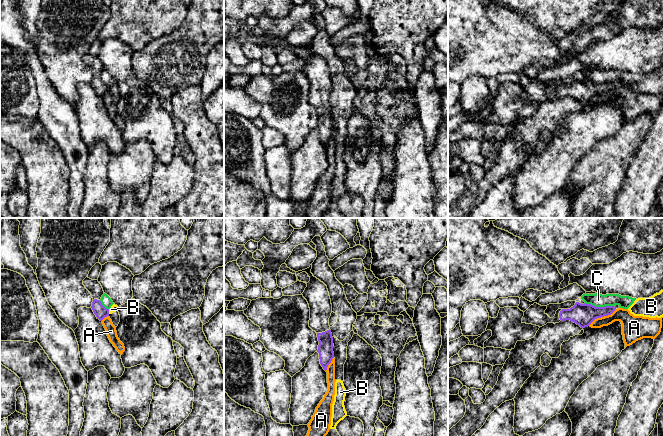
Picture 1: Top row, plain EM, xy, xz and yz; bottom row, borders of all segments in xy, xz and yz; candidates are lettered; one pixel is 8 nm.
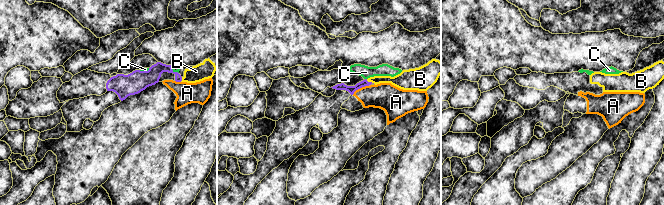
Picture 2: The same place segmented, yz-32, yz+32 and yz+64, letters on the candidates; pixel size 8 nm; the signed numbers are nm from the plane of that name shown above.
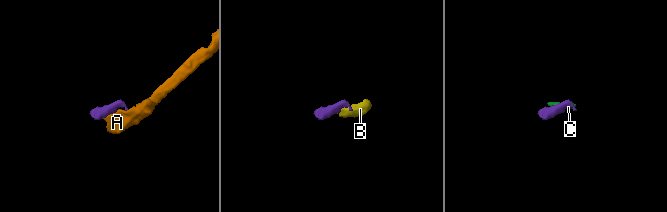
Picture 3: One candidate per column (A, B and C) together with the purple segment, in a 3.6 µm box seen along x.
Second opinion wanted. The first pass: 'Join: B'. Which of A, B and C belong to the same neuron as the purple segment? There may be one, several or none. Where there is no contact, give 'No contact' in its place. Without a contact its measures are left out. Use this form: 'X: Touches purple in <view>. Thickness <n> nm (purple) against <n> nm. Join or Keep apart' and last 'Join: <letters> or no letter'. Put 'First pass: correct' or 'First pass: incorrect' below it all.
A: Touches purple in yz. Thickness 180 nm (purple) against 150 nm. Keep apart
B: Touches purple in xy. Thickness 100 nm (purple) against 50 nm. Keep apart
C: Touches purple in yz. Thickness 180 nm (purple) against 110 nm. Keep apart
Join: no letter
First pass: incorrect

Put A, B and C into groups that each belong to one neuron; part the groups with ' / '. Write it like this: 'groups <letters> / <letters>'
groups A / B C

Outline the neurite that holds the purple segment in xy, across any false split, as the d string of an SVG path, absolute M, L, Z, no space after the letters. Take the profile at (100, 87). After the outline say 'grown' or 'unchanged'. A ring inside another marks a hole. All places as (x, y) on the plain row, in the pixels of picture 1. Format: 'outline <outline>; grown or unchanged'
outline M86 53L83 56L83 61L92 71L93 78L91 84L94 90L96 91L97 95L102 97L105 93L109 92L109 85L106 85L100 77L102 71L104 70L101 60L98 58L98 56L92 56Z; grown

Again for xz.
outline M312 40L309 44L296 48L296 52L306 48L310 53L303 73L307 76L310 84L309 103L317 109L319 121L320 140L326 147L334 134L333 113L329 102L329 94L332 89L332 80L327 62L311 49Z; grown

